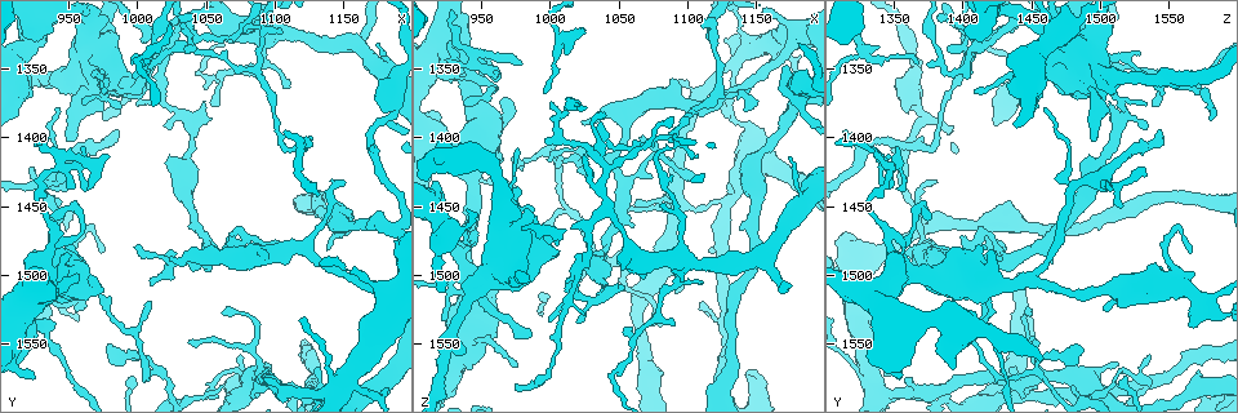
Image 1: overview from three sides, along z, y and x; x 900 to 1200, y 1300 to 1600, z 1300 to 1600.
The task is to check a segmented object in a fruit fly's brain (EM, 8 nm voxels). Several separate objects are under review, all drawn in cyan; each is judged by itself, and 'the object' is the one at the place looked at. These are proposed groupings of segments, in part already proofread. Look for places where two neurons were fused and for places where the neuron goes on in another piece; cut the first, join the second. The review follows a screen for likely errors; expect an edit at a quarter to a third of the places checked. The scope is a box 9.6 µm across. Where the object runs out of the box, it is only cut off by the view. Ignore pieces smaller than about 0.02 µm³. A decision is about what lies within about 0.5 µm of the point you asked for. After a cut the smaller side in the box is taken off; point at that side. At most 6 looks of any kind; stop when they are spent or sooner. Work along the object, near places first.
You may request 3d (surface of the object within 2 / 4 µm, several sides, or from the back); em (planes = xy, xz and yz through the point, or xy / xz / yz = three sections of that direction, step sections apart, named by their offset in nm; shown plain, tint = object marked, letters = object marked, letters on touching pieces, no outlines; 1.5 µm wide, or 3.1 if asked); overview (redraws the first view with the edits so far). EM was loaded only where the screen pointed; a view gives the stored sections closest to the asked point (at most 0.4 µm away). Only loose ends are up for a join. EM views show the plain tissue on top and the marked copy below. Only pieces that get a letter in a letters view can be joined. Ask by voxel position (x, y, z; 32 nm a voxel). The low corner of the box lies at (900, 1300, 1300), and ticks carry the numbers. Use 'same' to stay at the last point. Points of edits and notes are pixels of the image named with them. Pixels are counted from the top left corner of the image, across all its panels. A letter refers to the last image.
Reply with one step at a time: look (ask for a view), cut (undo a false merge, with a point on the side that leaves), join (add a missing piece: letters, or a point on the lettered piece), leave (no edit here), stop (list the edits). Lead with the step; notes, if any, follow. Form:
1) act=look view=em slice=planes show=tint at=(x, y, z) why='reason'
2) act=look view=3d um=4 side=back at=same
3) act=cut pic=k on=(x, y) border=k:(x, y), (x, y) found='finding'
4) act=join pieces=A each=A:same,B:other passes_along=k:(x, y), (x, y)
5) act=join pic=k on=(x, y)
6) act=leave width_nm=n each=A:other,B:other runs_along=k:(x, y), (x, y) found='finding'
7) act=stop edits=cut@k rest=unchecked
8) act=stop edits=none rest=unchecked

act=look view=3d um=4 at=(984, 1394, 1542) why='branch stops here'

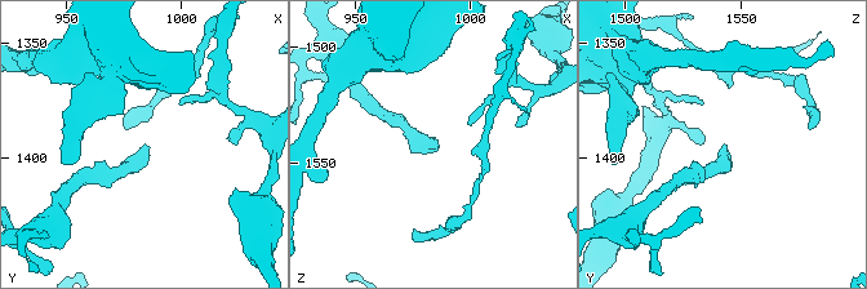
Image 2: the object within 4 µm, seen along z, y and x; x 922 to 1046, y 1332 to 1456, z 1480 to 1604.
act=look view=em slice=planes show=letters at=(985, 1395, 1543) why='need the tissue'

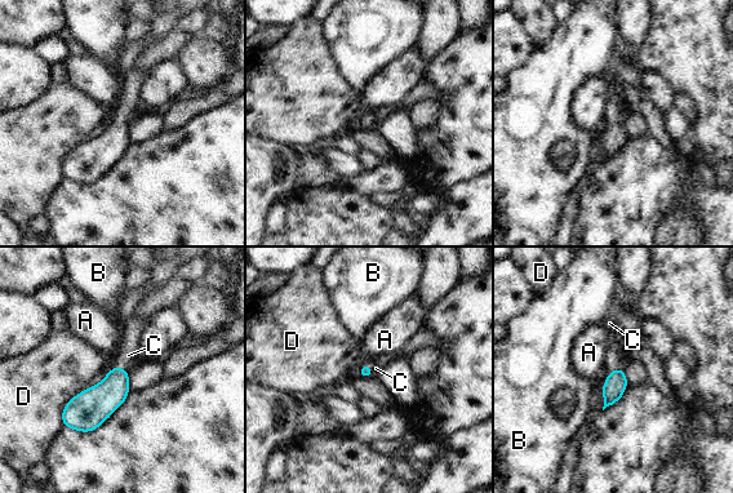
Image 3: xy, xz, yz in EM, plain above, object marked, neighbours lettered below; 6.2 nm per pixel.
act=join pieces=C each=A:other,B:other,C:same,D:other passes_along=3:(364, 371), (372, 368), (376, 365) found='it goes on there'

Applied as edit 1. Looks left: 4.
act=look view=3d um=2 at=(1038, 1332, 1416) why='four arms meet'

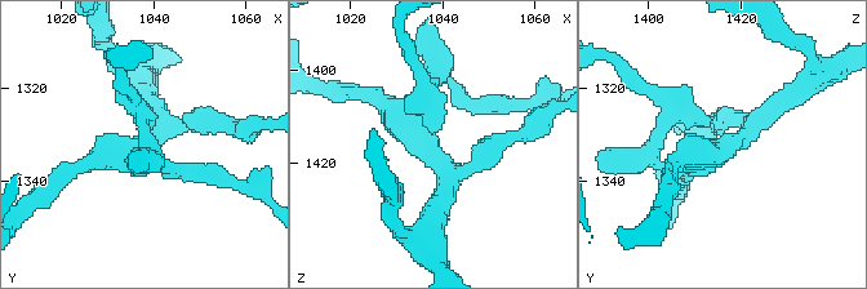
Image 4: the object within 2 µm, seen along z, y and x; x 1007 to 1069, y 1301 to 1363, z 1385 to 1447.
act=look view=em slice=planes show=letters at=(1037, 1332, 1417)

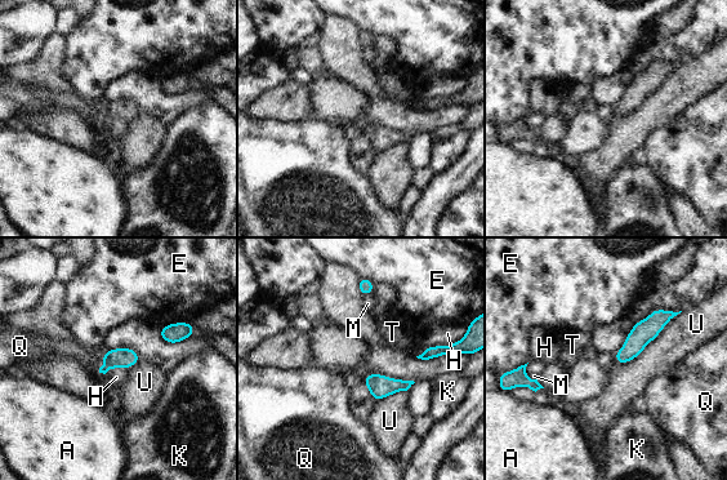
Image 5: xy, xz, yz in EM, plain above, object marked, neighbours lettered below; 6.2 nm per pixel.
act=leave width_nm=70 each=A:other,E:other,H:other,K:other,M:other,Q:other,T:other,U:other border=5:(447, 345), (432, 345), (422, 349) found='continuous, no second neuron'

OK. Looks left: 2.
act=stop edits=join@3 rest=unchecked

